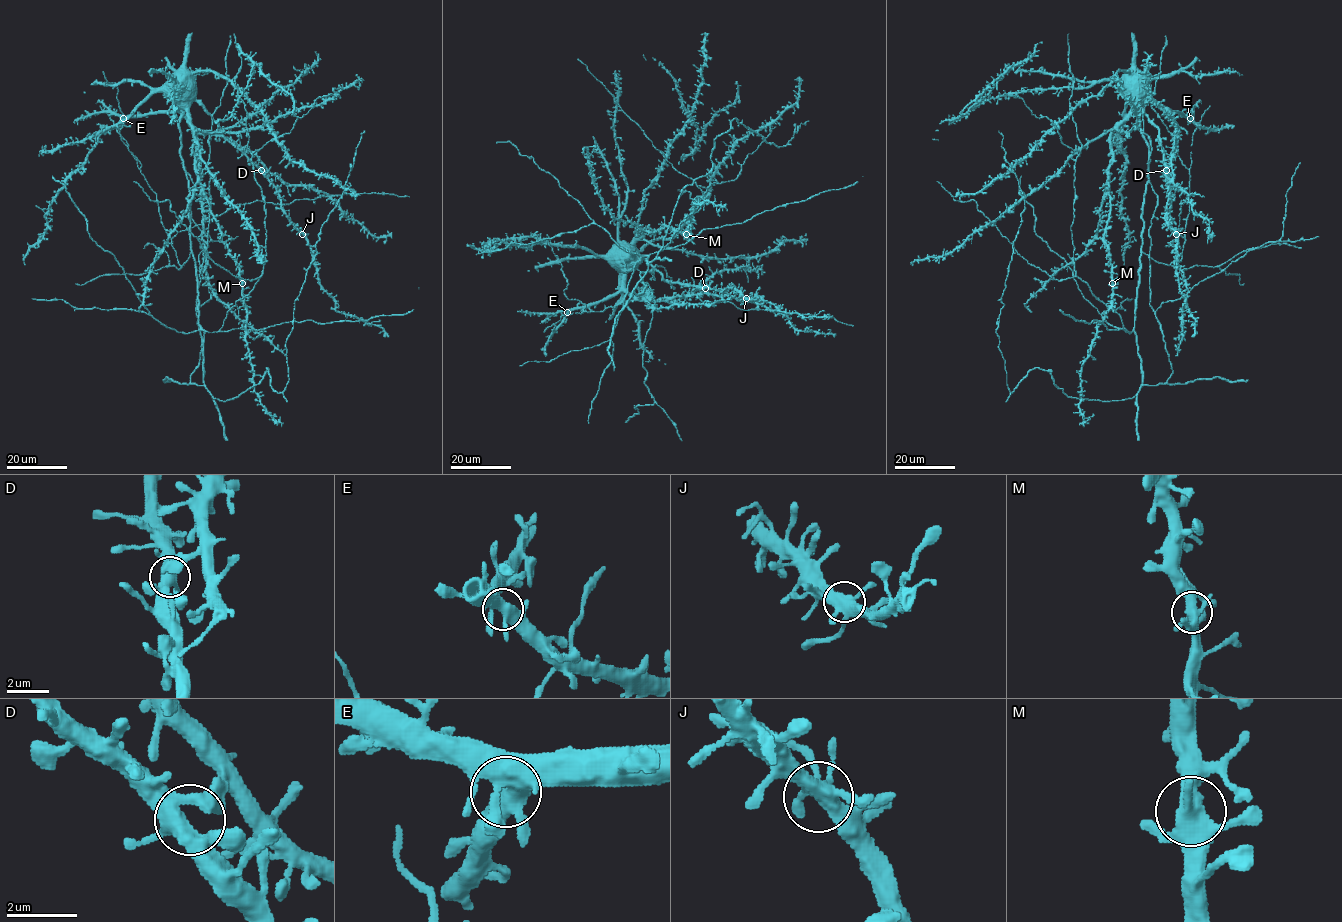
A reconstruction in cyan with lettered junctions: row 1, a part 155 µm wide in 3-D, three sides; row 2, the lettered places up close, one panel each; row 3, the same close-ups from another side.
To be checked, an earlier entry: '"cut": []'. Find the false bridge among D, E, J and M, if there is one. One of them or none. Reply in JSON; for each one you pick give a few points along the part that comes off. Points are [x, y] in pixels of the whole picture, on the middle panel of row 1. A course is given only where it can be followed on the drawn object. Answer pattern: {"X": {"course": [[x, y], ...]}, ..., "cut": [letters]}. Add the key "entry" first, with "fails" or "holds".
{"entry": "holds", "cut": []}

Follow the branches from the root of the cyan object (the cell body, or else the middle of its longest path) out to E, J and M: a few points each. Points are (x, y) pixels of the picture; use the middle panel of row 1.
E: (624, 253), (619, 250), (613, 255), (614, 262), (622, 270), (622, 287), (600, 300), (567, 312)
J: (624, 253), (621, 250), (629, 248), (665, 280), (700, 288), (735, 288), (746, 298)
M: (624, 253), (623, 248), (632, 247), (634, 251), (641, 231), (656, 232), (667, 227), (686, 234)

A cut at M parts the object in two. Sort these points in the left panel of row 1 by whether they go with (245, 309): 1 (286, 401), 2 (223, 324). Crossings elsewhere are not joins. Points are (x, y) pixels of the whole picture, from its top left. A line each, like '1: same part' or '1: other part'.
1: other part
2: other part

